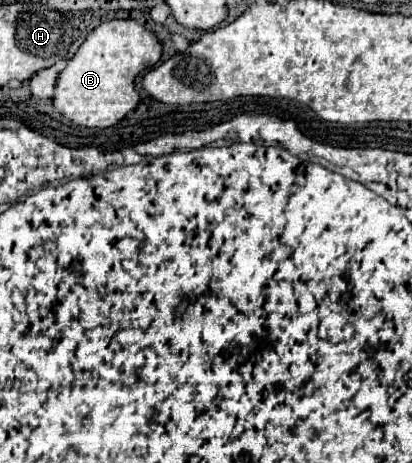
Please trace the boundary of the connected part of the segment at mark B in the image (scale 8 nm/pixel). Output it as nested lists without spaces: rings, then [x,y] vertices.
[[[113,19],[97,25],[59,73],[53,107],[69,121],[83,127],[111,127],[139,103],[133,81],[161,59],[157,37],[133,19]]]

